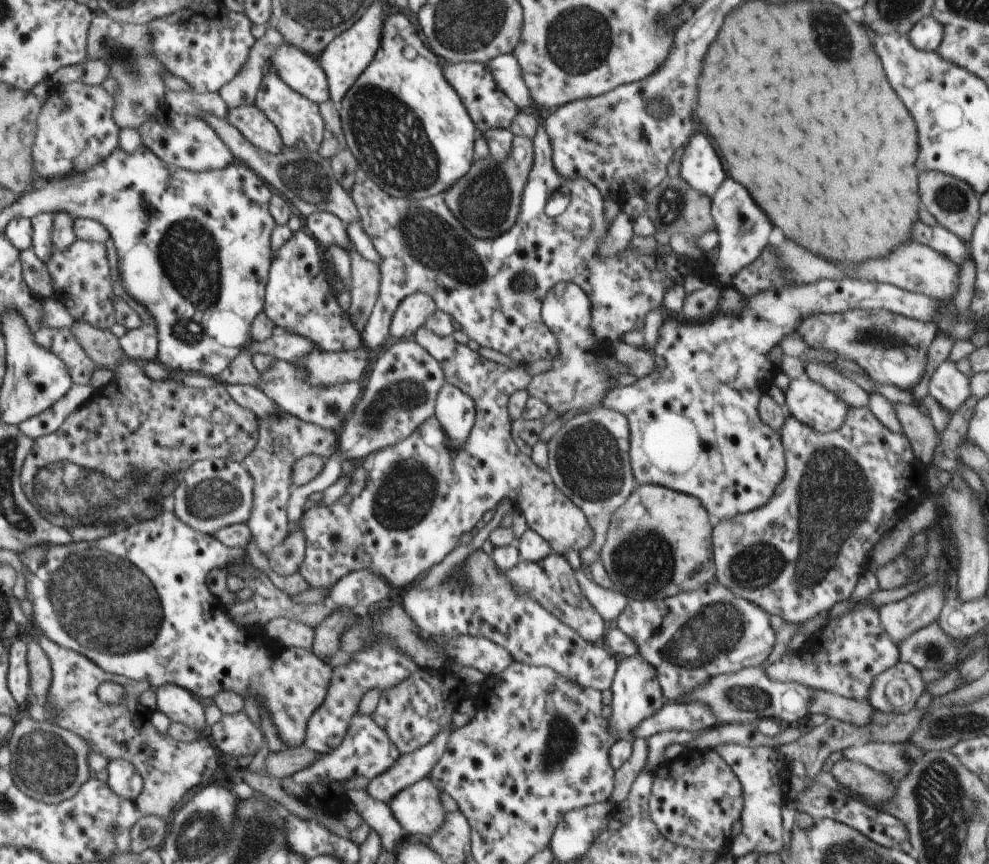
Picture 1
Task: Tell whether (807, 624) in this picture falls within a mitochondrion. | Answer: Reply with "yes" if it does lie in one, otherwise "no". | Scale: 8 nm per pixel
no

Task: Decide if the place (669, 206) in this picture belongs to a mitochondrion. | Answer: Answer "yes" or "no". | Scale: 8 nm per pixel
yes

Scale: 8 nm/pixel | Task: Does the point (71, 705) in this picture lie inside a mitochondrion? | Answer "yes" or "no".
yes

